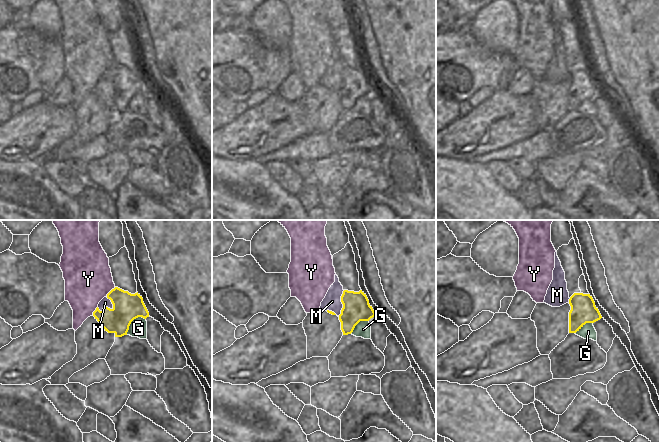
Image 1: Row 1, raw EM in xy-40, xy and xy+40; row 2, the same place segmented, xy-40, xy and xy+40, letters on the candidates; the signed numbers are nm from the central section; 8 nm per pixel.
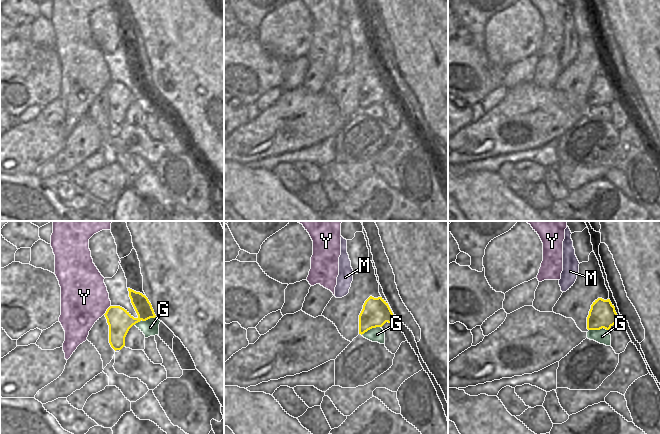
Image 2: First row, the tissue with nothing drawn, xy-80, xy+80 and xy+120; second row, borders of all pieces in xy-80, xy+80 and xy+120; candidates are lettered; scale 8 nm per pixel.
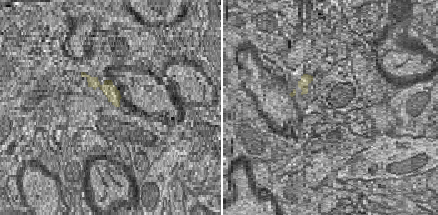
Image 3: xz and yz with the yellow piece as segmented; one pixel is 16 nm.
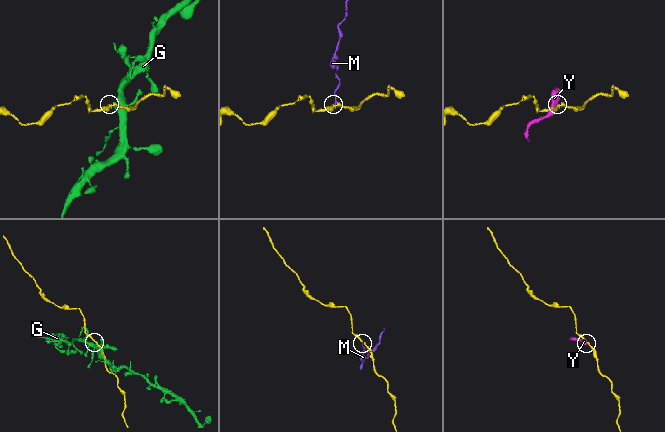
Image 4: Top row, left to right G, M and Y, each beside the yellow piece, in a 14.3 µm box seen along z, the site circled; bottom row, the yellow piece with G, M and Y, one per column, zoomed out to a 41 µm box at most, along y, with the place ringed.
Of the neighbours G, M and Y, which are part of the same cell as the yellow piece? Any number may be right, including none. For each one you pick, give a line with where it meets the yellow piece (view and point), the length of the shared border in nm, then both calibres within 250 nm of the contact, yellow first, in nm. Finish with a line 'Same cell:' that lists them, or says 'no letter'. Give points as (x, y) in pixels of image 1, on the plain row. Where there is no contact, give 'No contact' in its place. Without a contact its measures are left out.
Same cell: no letter

